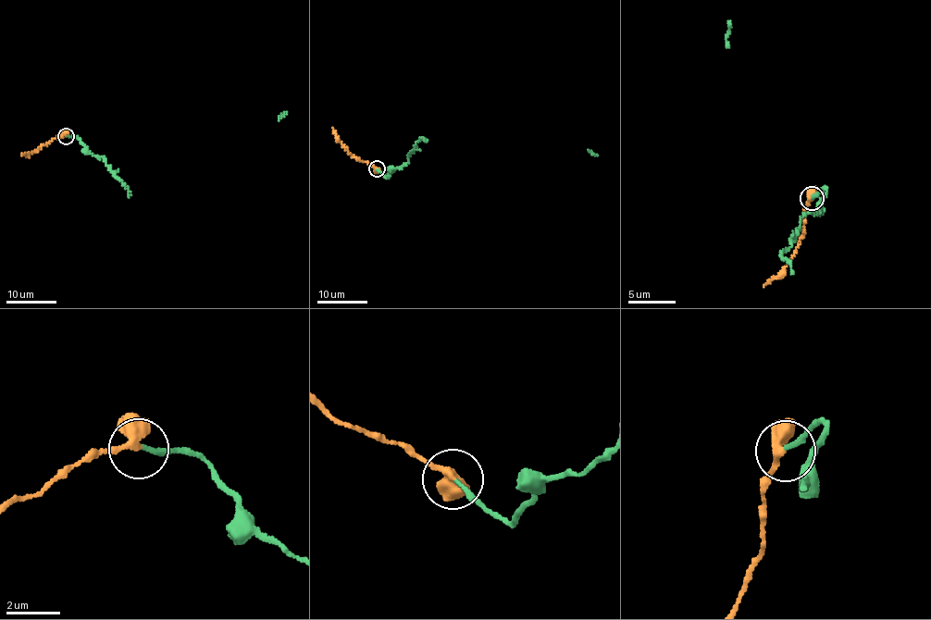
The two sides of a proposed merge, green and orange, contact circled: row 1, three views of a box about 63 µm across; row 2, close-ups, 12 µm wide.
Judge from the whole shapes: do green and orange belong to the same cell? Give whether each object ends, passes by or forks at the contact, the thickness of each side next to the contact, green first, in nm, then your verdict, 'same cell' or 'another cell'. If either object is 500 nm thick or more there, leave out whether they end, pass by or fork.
green ends | orange passes by | 160/360 nm | same cell

